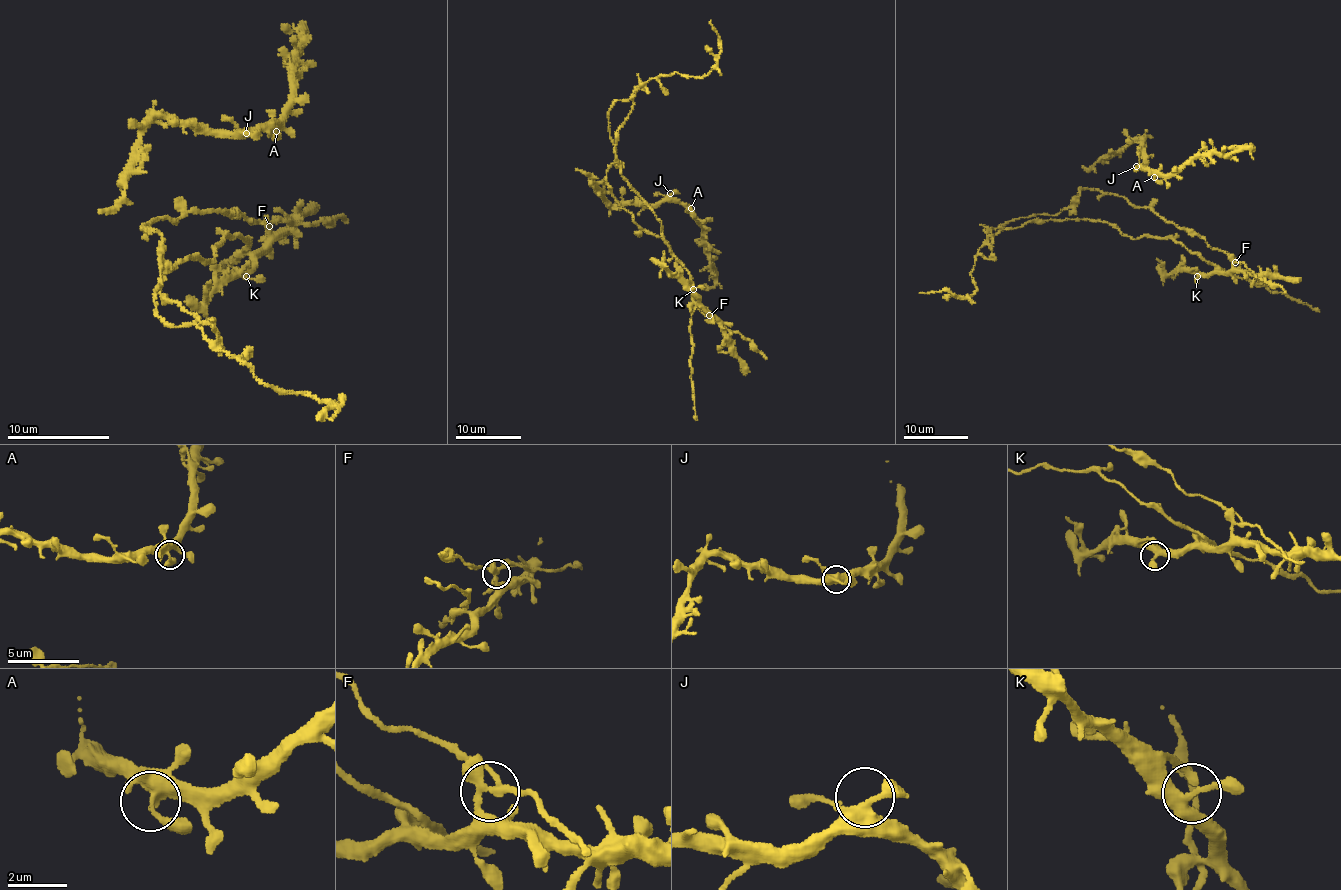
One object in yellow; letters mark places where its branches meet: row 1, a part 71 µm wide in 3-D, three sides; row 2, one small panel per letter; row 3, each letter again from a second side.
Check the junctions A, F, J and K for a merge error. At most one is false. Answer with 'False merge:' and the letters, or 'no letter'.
False merge: F

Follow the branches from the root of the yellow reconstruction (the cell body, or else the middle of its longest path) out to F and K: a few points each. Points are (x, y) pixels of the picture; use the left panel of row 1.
F: (147, 222), (167, 216), (176, 221), (189, 212), (213, 209), (234, 214), (232, 209), (269, 227)
K: (147, 222), (219, 208), (260, 221), (268, 238), (246, 276)

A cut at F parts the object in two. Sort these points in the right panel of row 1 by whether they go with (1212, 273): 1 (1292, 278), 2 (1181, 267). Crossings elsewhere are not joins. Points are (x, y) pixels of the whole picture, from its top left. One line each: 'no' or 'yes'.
1: yes
2: yes

